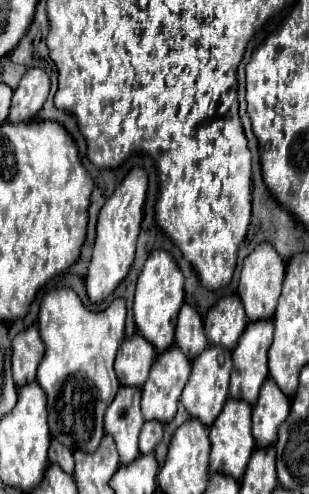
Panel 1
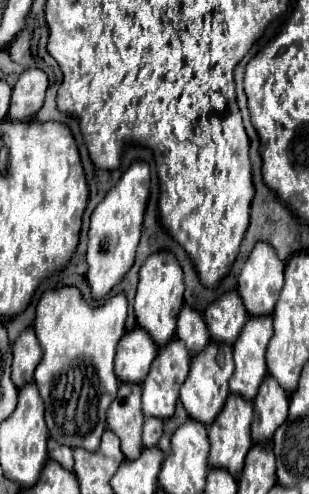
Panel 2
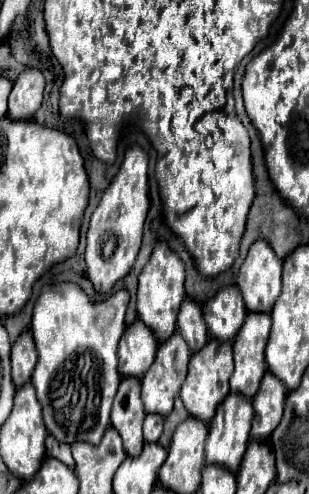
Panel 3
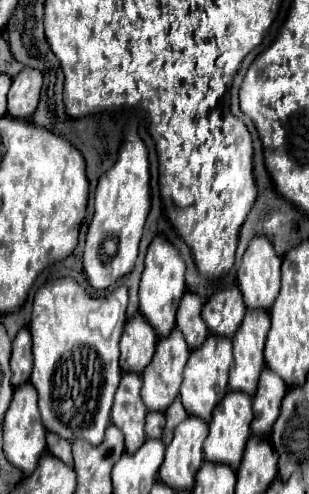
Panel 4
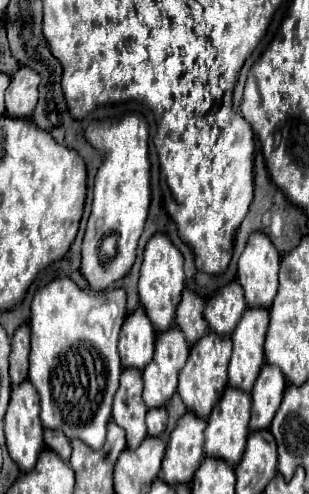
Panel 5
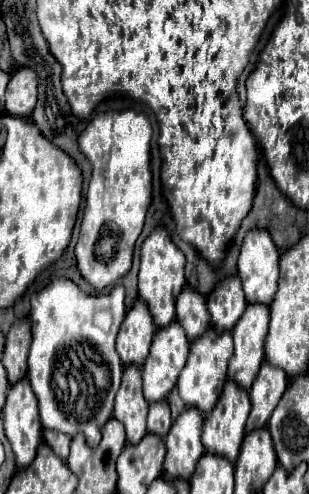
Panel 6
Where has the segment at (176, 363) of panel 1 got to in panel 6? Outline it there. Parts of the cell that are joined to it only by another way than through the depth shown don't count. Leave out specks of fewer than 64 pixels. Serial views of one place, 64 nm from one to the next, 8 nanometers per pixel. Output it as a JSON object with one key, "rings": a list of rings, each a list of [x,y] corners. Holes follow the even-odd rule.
{"rings":[[[180,322],[168,324],[168,328],[158,328],[152,340],[152,352],[142,366],[144,378],[144,398],[148,402],[164,400],[174,388],[180,370],[186,364],[190,342],[184,336]]]}

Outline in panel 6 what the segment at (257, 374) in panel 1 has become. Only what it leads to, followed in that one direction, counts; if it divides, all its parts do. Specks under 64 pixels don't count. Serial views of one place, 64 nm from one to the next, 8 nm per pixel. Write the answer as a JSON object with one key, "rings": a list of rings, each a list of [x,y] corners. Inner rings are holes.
{"rings":[[[248,304],[244,316],[236,322],[236,328],[232,328],[234,356],[228,362],[228,380],[234,380],[244,390],[252,386],[252,380],[256,378],[256,372],[264,360],[264,338],[268,334],[268,320],[270,320],[270,310],[266,304]]]}

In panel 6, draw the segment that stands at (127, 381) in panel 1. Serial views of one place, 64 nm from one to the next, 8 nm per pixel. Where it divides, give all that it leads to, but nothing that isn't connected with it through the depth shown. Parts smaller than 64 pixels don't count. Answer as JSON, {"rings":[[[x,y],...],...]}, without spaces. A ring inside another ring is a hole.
{"rings":[[[136,300],[124,318],[116,340],[116,350],[124,364],[144,364],[154,330],[156,324],[148,312],[148,304],[144,304],[144,300]]]}

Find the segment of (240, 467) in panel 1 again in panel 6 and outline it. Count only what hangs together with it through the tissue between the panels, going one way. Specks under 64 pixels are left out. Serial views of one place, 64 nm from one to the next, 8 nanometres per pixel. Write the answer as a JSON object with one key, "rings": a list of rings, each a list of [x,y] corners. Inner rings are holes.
{"rings":[[[226,382],[216,408],[206,416],[202,428],[202,444],[206,452],[226,456],[230,462],[236,462],[244,426],[250,412],[248,392],[238,384]]]}

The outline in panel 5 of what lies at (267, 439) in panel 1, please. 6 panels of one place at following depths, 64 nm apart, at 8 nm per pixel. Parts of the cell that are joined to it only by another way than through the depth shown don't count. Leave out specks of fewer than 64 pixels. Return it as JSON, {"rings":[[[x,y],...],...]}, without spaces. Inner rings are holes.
{"rings":[[[264,364],[252,388],[252,420],[248,424],[250,430],[264,430],[270,426],[282,402],[284,388],[286,388],[284,374],[278,368]]]}

